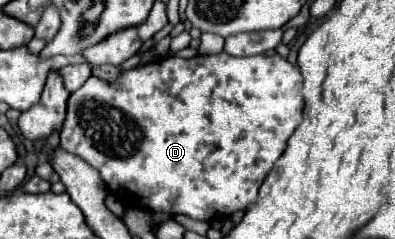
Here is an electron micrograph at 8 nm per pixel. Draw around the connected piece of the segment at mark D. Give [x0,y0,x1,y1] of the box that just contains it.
[60,53,304,221]

